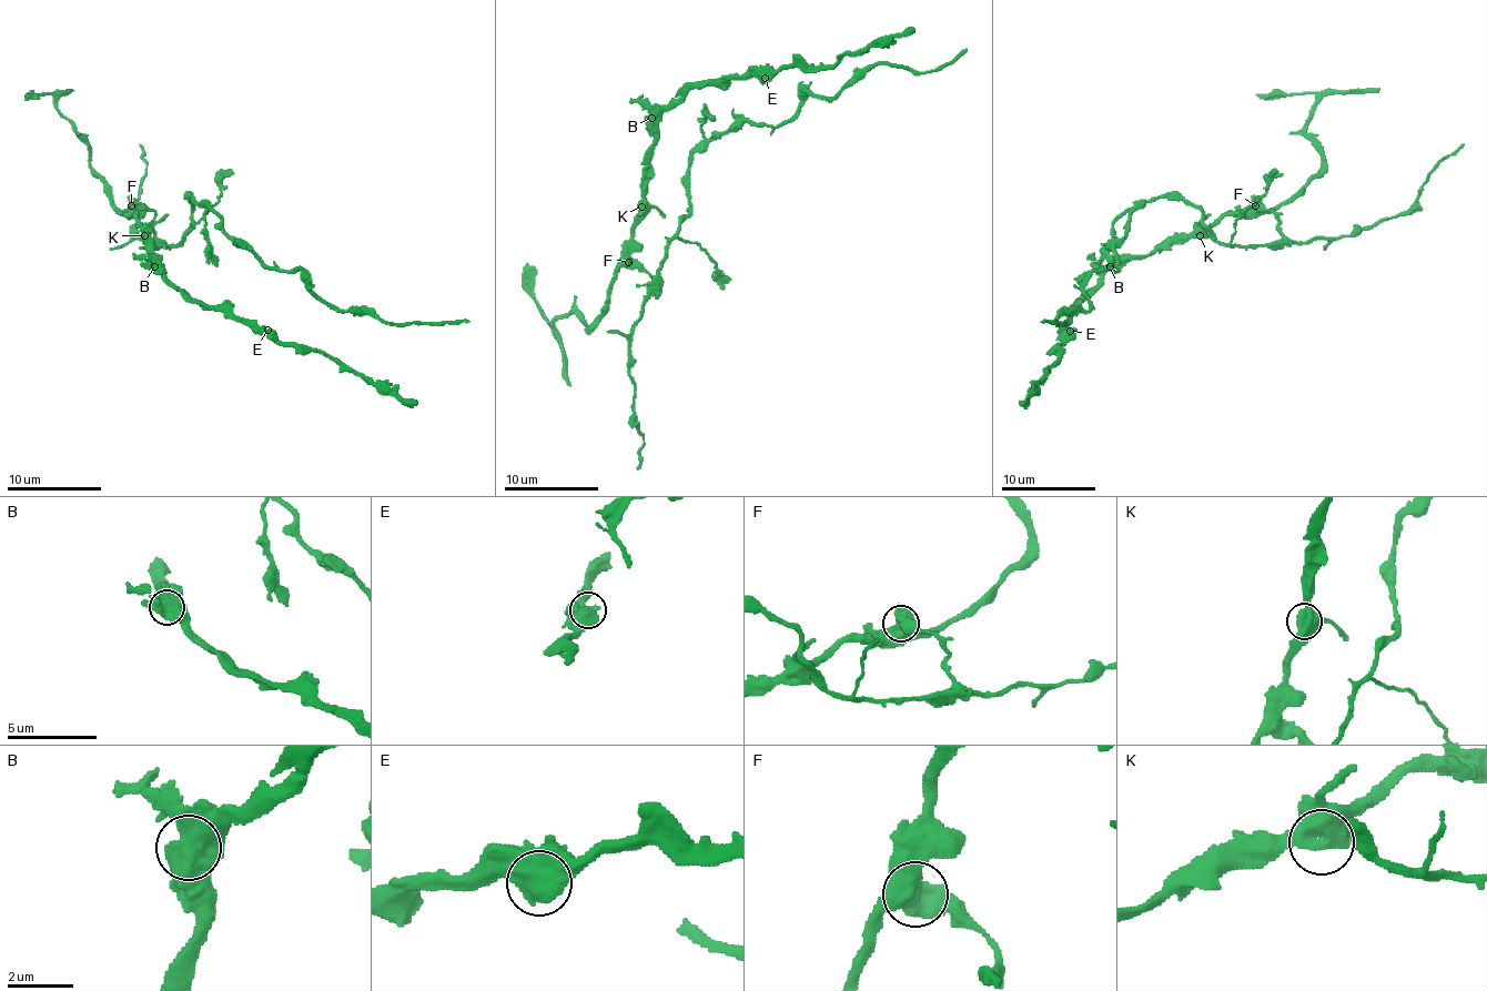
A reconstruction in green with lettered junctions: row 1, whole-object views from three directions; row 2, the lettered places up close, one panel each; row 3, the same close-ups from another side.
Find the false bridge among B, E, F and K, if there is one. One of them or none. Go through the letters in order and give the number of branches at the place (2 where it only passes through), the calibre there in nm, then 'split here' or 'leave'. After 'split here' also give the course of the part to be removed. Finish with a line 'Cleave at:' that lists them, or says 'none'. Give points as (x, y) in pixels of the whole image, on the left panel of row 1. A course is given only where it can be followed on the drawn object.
B: 2 branches meet; 650 nm thick; leave
E: 2 branches meet; 600 nm thick; leave
F: 2 branches meet; 600 nm thick; split here; foreign part runs (130, 205), (154, 212), (159, 243), (178, 245), (192, 198), (342, 311), (469, 321)
K: 2 branches meet; 600 nm thick; leave
Cleave at: F

